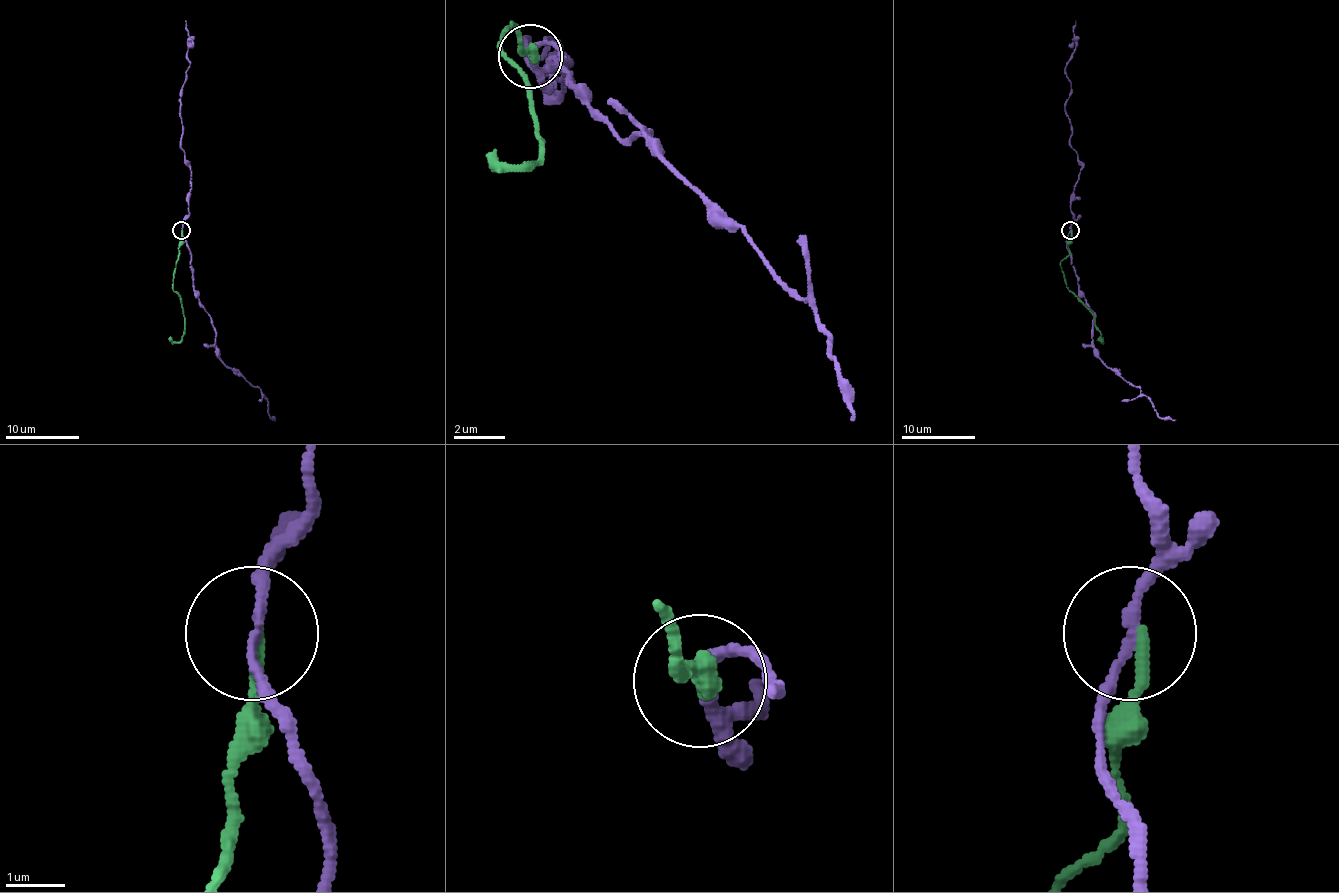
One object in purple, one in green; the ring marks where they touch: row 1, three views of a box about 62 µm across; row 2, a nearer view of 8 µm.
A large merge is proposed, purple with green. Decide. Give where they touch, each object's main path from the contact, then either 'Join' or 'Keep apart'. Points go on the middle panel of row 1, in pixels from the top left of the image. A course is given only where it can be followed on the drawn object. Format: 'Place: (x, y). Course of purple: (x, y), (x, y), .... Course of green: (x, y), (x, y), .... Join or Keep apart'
Place: (530, 56). Course of purple: (529, 54), (548, 41), (574, 86), (625, 137), (650, 131), (695, 189), (804, 297), (830, 336), (855, 419). Course of green: (529, 61), (510, 22), (503, 35), (503, 54), (529, 86), (542, 137), (535, 163), (503, 163), (490, 157). Keep apart

